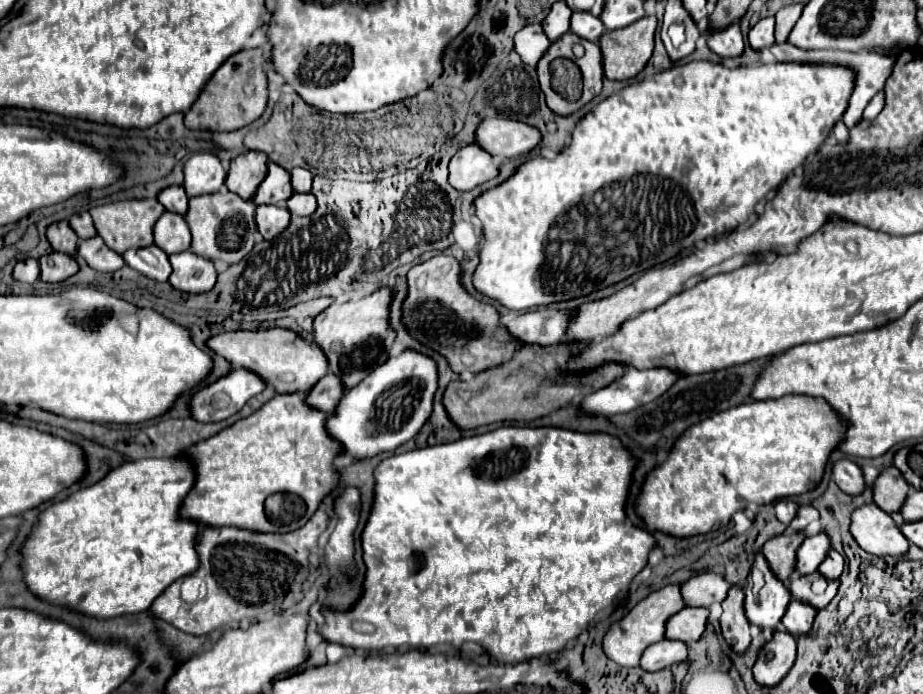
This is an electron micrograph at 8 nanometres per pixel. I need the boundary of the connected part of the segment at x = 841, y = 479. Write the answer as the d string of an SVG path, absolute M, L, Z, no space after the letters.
M840 459L840 461L834 461L832 463L832 479L848 495L862 493L862 487L864 487L862 471L850 459Z

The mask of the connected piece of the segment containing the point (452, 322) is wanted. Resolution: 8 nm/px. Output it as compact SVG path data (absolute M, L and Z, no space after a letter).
M436 255L414 265L408 275L408 295L402 303L402 321L408 333L422 345L442 355L454 373L478 373L486 367L504 363L518 351L518 341L506 335L506 327L498 323L492 305L472 299L460 287L460 265L454 257Z

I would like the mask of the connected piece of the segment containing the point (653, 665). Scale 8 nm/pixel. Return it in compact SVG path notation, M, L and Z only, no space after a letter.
M662 639L646 647L646 651L640 657L640 667L644 671L660 671L670 667L672 663L684 663L686 659L688 659L688 653L682 641Z

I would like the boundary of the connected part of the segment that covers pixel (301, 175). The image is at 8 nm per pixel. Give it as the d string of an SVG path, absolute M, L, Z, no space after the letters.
M294 167L292 171L292 189L298 193L310 193L312 189L312 173L302 167Z

